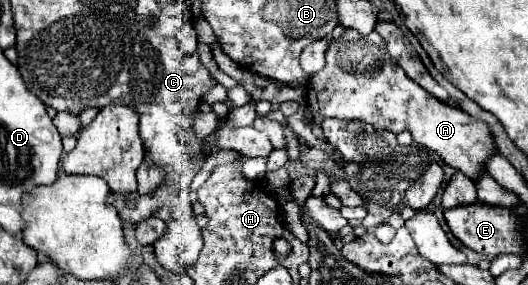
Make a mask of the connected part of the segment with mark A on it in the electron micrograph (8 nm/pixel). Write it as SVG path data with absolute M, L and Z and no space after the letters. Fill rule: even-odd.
M346 29L336 41L330 41L326 57L326 67L320 75L314 75L318 81L310 77L310 83L306 85L308 105L314 105L314 99L318 103L318 109L312 111L312 121L318 127L322 127L324 119L334 117L342 121L370 123L374 129L386 129L396 135L410 131L416 143L438 153L446 165L472 179L478 177L484 169L484 161L496 151L488 125L466 115L460 107L438 101L416 85L390 57L386 43L376 31L360 35L358 31ZM340 71L346 73L346 77L340 77Z

